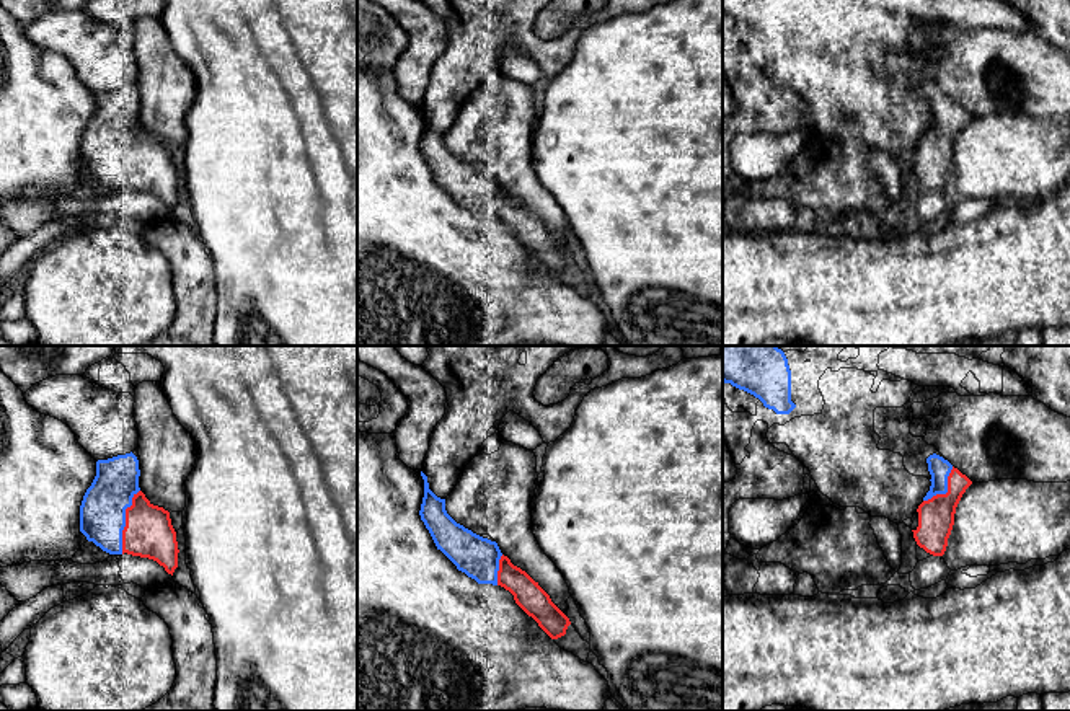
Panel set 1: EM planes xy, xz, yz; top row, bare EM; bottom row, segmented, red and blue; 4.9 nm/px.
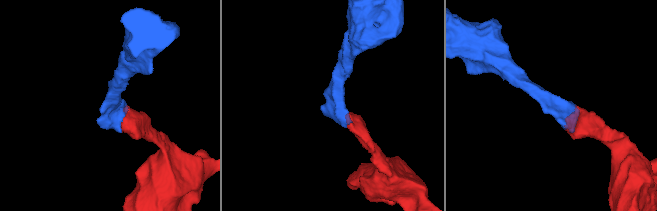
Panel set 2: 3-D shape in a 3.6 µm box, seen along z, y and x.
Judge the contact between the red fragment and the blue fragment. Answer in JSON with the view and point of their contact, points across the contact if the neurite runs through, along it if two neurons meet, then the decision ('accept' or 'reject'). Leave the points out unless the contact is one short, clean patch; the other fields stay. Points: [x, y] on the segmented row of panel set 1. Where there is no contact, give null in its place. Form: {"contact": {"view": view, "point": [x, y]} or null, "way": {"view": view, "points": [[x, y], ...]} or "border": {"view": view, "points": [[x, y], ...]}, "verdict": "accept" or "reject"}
{"contact": {"view": "xy", "point": [126, 522]}, "verdict": "accept"}

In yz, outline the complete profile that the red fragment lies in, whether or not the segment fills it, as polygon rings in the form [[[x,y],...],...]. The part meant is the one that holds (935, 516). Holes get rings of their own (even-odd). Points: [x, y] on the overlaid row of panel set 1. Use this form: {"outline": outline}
{"outline": [[[933,453],[926,458],[931,486],[918,506],[913,538],[933,556],[943,556],[954,525],[956,507],[972,481],[948,460]]]}

